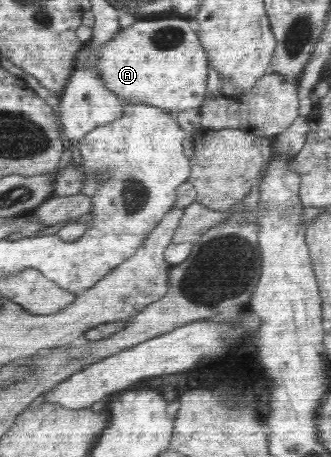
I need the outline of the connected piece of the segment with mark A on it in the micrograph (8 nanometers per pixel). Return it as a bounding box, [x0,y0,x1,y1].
[75,18,208,113]

